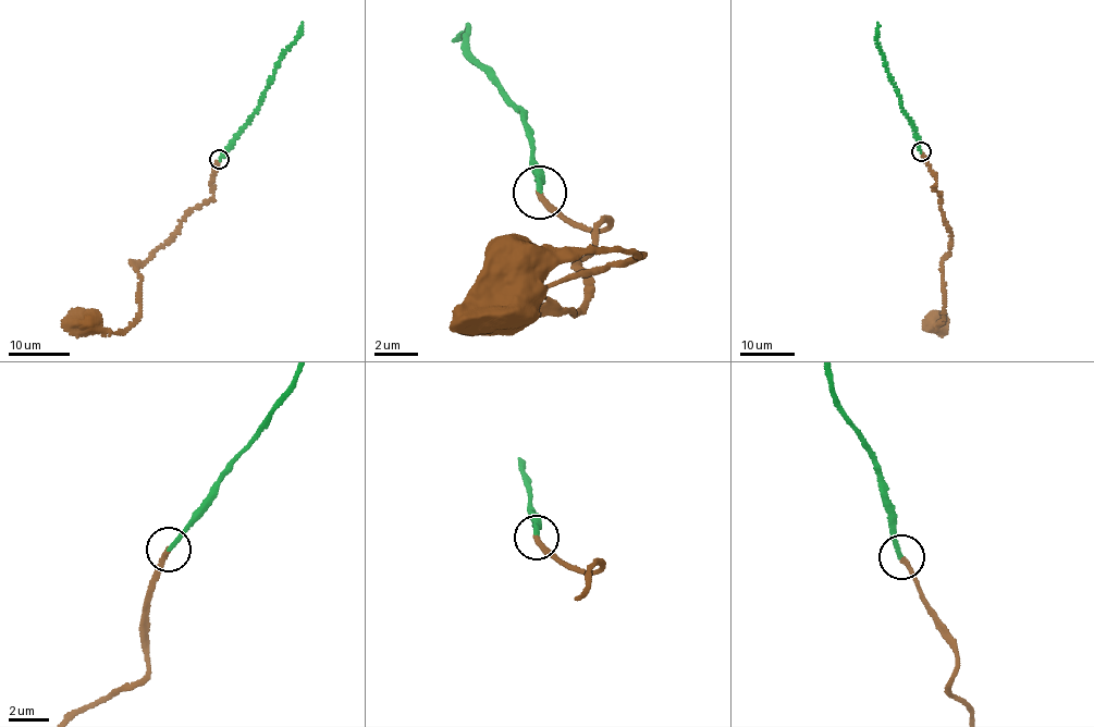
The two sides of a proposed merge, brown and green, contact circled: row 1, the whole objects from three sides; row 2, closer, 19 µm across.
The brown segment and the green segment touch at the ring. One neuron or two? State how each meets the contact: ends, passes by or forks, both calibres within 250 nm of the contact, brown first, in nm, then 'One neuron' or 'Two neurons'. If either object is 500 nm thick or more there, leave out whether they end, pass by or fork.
At the ring brown ends. At the ring green ends. Thickness 260 nm (brown) against 220 nm. One neuron

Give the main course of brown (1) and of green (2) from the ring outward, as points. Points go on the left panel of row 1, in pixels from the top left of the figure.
1: (219, 160), (212, 197), (134, 263), (137, 319), (117, 332), (86, 325)
2: (220, 160), (258, 108), (279, 58), (296, 39), (303, 22)

